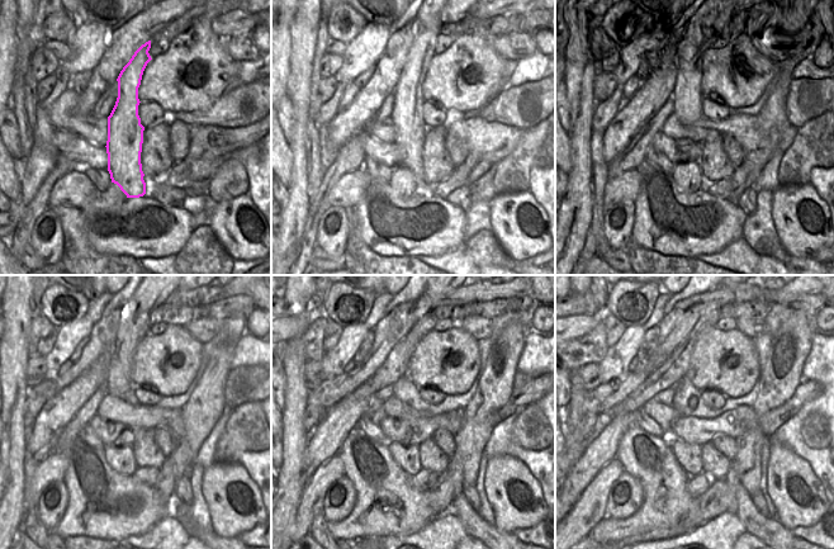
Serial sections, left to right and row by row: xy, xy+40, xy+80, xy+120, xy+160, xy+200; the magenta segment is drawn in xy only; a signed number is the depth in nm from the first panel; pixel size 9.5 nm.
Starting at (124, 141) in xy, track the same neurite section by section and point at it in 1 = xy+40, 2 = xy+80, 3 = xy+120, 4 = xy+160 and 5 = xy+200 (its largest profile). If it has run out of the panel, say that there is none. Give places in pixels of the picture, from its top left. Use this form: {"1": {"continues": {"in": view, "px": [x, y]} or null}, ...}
{"1": {"continues": {"in": "xy+40", "px": [410, 127]}}, "2": {"continues": {"in": "xy+80", "px": [688, 95]}}, "3": {"continues": {"in": "xy+120", "px": [118, 383]}}, "4": {"continues": {"in": "xy+160", "px": [399, 355]}}, "5": {"continues": {"in": "xy+200", "px": [681, 355]}}}

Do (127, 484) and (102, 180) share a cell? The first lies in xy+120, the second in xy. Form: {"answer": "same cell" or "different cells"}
{"answer": "different cells"}

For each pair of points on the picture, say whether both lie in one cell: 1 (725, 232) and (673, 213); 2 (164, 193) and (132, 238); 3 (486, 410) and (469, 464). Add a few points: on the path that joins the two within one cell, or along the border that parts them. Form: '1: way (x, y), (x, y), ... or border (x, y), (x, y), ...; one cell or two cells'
1: way (712, 223), (686, 223); one cell
2: border (145, 194), (166, 206), (181, 208); two cells
3: way (481, 424), (470, 440), (470, 450); one cell

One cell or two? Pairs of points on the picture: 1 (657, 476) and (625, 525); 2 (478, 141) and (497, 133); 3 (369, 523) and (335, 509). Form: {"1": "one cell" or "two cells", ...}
{"1": "one cell", "2": "one cell", "3": "two cells"}

